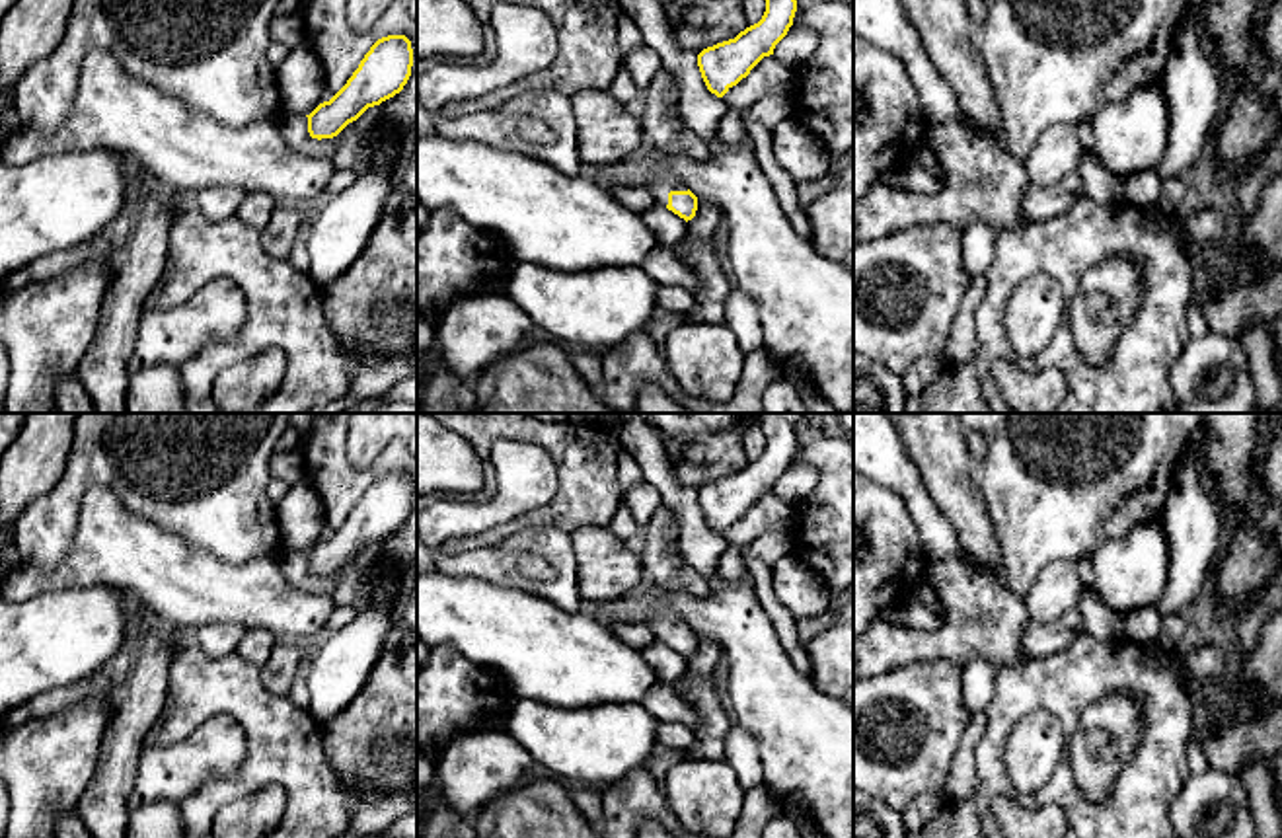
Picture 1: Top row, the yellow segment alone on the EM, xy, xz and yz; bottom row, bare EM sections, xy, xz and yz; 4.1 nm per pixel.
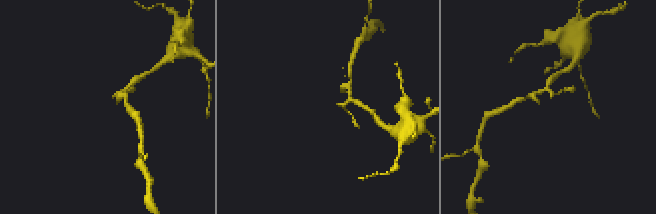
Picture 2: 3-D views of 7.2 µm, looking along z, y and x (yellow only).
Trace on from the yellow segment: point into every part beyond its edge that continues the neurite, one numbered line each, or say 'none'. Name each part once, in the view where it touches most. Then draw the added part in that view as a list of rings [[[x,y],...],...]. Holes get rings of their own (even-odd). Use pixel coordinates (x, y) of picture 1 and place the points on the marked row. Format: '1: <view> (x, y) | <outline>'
1: xz (659, 188) | [[[655,177],[649,181],[647,189],[655,197],[657,205],[666,207],[668,205],[668,193],[670,191],[688,191],[688,187],[682,181],[670,179],[670,177]]]

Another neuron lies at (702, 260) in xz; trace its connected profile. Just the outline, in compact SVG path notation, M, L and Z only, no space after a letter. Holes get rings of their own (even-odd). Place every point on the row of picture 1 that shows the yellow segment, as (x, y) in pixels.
M698 197L698 210L688 220L684 244L684 263L699 279L694 294L694 308L684 314L686 322L725 324L725 302L733 290L729 277L721 269L721 259L713 249L713 234L723 218L723 210Z

